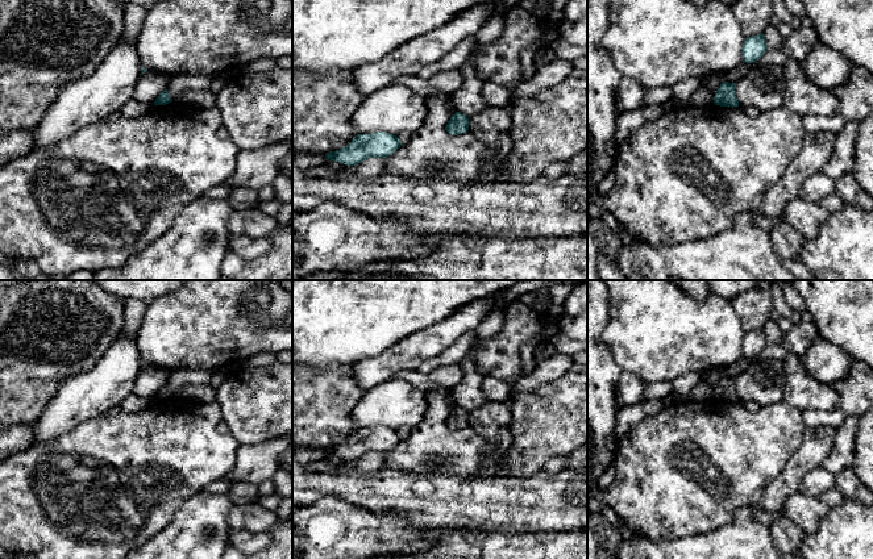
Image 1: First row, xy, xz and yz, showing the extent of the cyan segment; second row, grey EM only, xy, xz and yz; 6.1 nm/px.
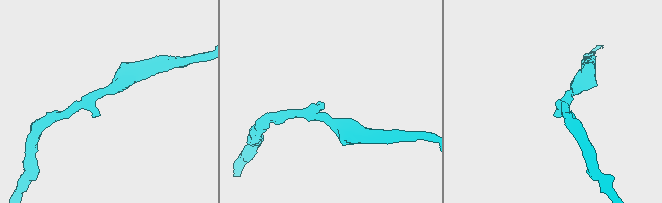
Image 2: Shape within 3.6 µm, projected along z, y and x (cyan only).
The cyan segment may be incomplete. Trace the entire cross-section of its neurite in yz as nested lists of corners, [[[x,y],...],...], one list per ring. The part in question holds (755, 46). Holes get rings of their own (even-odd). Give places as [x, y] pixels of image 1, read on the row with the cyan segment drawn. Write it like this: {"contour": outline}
{"contour": [[[757,34],[745,38],[744,45],[741,47],[743,62],[753,63],[758,61],[766,51],[768,45],[764,34]]]}

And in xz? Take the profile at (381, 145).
{"contour": [[[375,132],[371,134],[357,134],[345,147],[325,154],[327,160],[346,166],[356,166],[367,158],[387,158],[402,145],[395,134]]]}

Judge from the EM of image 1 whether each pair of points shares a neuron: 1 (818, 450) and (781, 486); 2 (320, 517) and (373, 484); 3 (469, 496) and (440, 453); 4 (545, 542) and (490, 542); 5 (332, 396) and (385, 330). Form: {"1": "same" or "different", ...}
{"1": "same", "2": "different", "3": "different", "4": "same", "5": "different"}

